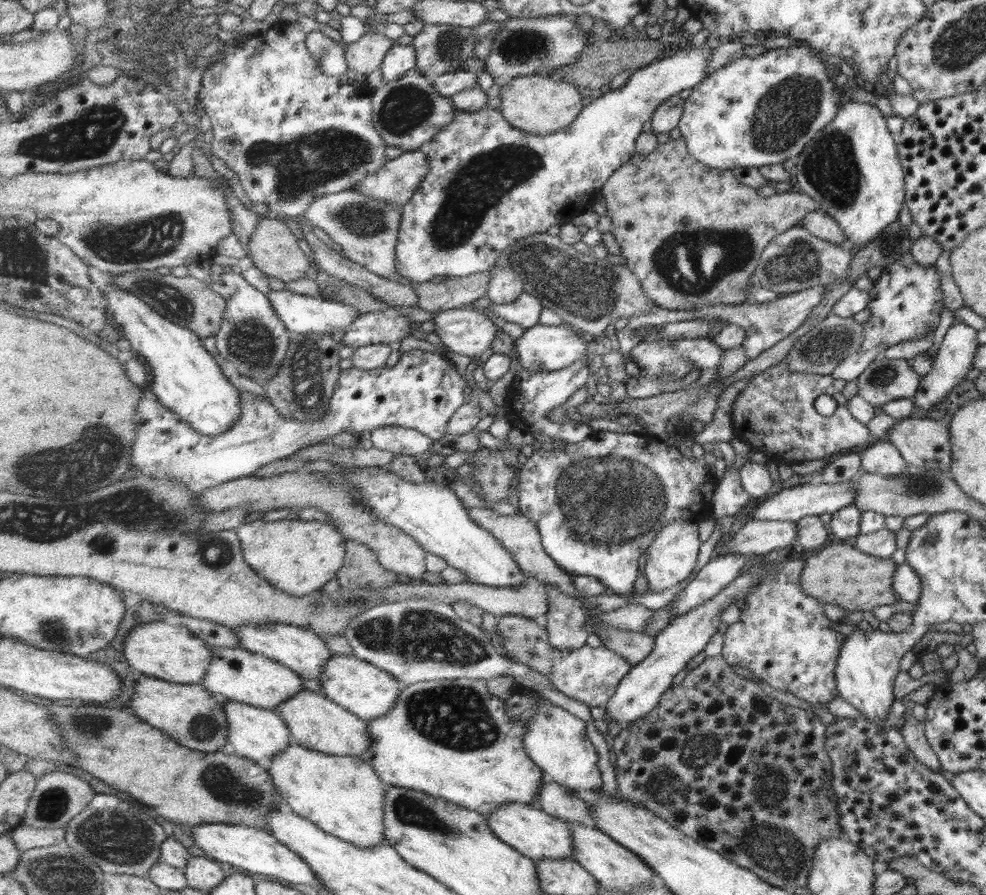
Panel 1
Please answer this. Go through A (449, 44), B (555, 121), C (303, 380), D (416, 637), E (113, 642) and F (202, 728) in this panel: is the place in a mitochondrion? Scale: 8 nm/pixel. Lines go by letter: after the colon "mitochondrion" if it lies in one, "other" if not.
A: mitochondrion
B: other
C: mitochondrion
D: mitochondrion
E: other
F: mitochondrion

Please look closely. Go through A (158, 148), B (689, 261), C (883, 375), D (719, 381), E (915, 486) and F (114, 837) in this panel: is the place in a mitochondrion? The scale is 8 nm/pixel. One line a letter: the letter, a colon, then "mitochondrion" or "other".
A: other
B: mitochondrion
C: mitochondrion
D: other
E: mitochondrion
F: mitochondrion

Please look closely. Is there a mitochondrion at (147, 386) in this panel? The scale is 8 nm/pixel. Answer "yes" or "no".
no

